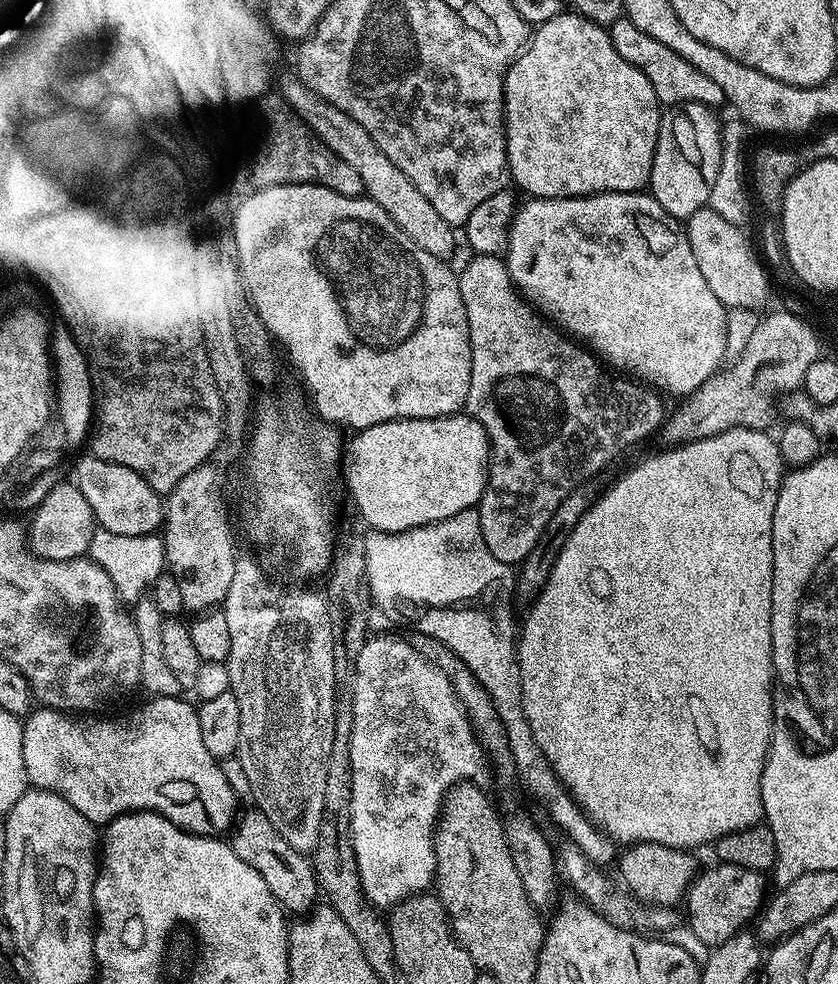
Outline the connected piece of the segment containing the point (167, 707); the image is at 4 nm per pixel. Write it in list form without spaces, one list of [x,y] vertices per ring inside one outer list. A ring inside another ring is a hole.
[[[156,696],[152,698],[152,701],[149,704],[144,704],[141,706],[137,712],[132,712],[129,716],[124,716],[121,720],[96,720],[95,715],[92,714],[76,714],[69,715],[69,713],[61,712],[54,708],[45,708],[43,706],[37,707],[35,711],[33,711],[32,715],[27,717],[23,721],[24,725],[24,737],[22,738],[22,758],[26,762],[26,774],[28,775],[29,785],[35,786],[37,788],[45,788],[47,792],[53,792],[54,794],[58,794],[62,798],[66,798],[70,802],[70,806],[74,806],[74,810],[78,810],[81,812],[84,817],[86,817],[93,826],[106,826],[112,820],[118,819],[120,816],[124,816],[128,812],[157,812],[159,816],[165,816],[170,822],[174,822],[180,828],[186,829],[188,832],[194,833],[195,836],[212,836],[213,834],[224,834],[220,832],[224,832],[233,827],[234,821],[237,819],[238,811],[236,812],[236,803],[238,803],[238,797],[236,796],[234,790],[231,789],[230,783],[226,782],[226,777],[222,774],[222,770],[220,769],[220,760],[217,757],[214,757],[210,754],[210,750],[206,750],[206,742],[202,742],[202,730],[200,729],[200,713],[197,711],[195,707],[191,708],[190,705],[184,701],[184,698],[180,696]]]

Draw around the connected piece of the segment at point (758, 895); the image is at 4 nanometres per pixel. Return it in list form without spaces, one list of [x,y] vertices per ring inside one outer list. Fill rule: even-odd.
[[[723,862],[708,868],[697,875],[693,885],[688,890],[688,924],[692,932],[707,946],[724,944],[731,936],[745,929],[748,923],[757,919],[762,905],[765,903],[765,877],[754,870],[746,870],[742,866],[734,866]]]

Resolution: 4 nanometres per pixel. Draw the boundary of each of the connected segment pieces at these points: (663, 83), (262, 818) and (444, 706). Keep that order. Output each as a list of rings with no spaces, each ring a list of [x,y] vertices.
[[[626,18],[615,20],[610,25],[610,35],[614,42],[614,50],[618,50],[618,54],[622,54],[622,58],[626,58],[626,62],[630,62],[630,66],[642,70],[642,74],[646,74],[646,78],[650,78],[650,86],[654,86],[654,94],[660,99],[661,105],[707,104],[717,106],[716,104],[725,103],[722,89],[711,78],[706,78],[706,74],[702,74],[697,68],[690,66],[690,62],[686,62],[686,58],[674,54],[674,50],[670,50],[670,46],[662,46],[656,39],[650,38],[650,34],[642,34],[642,30],[638,30],[638,26],[634,26],[634,22],[630,22]]]
[[[263,810],[248,812],[243,816],[244,813],[235,825],[236,837],[231,837],[230,840],[238,858],[254,866],[254,870],[258,870],[262,878],[266,878],[266,886],[270,886],[270,894],[274,894],[274,898],[279,900],[289,913],[307,913],[304,911],[315,902],[316,896],[321,895],[320,881],[316,879],[313,861],[305,853],[294,850],[294,846],[290,846],[290,842],[286,842],[286,838],[278,834],[278,830],[270,823],[268,815]]]
[[[373,635],[367,639],[365,645],[362,648],[362,652],[358,656],[356,662],[356,681],[354,682],[354,690],[350,694],[350,712],[352,708],[352,714],[350,713],[350,725],[352,733],[350,734],[350,758],[352,759],[352,845],[354,846],[354,854],[356,855],[356,861],[358,862],[358,870],[360,871],[360,881],[364,887],[364,894],[368,898],[369,904],[377,910],[391,910],[396,907],[397,904],[408,899],[410,896],[414,896],[423,893],[425,890],[431,889],[434,884],[434,877],[436,874],[436,842],[434,839],[434,833],[436,831],[437,823],[440,819],[440,809],[444,803],[444,797],[447,796],[448,790],[461,782],[471,781],[476,778],[476,775],[480,772],[480,748],[482,752],[482,744],[478,739],[478,733],[475,728],[472,727],[471,720],[468,719],[468,715],[464,712],[464,706],[460,703],[458,694],[454,690],[452,685],[452,679],[442,671],[438,665],[431,664],[431,662],[422,654],[418,654],[418,650],[413,648],[411,643],[407,639],[395,640],[392,636],[376,636]]]

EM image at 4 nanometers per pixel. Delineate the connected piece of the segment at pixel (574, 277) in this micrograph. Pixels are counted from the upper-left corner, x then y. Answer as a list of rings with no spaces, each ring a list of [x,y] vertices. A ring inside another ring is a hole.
[[[647,191],[639,192],[598,192],[590,196],[554,196],[551,198],[532,198],[529,204],[517,211],[508,229],[508,247],[506,263],[510,278],[516,283],[520,295],[535,306],[551,323],[563,330],[569,337],[583,342],[609,369],[632,378],[639,378],[657,389],[663,390],[669,397],[686,398],[697,388],[715,375],[717,368],[725,363],[724,352],[728,346],[728,312],[724,303],[710,290],[702,272],[698,270],[698,258],[694,258],[694,250],[690,250],[681,221],[662,210],[660,203]]]

